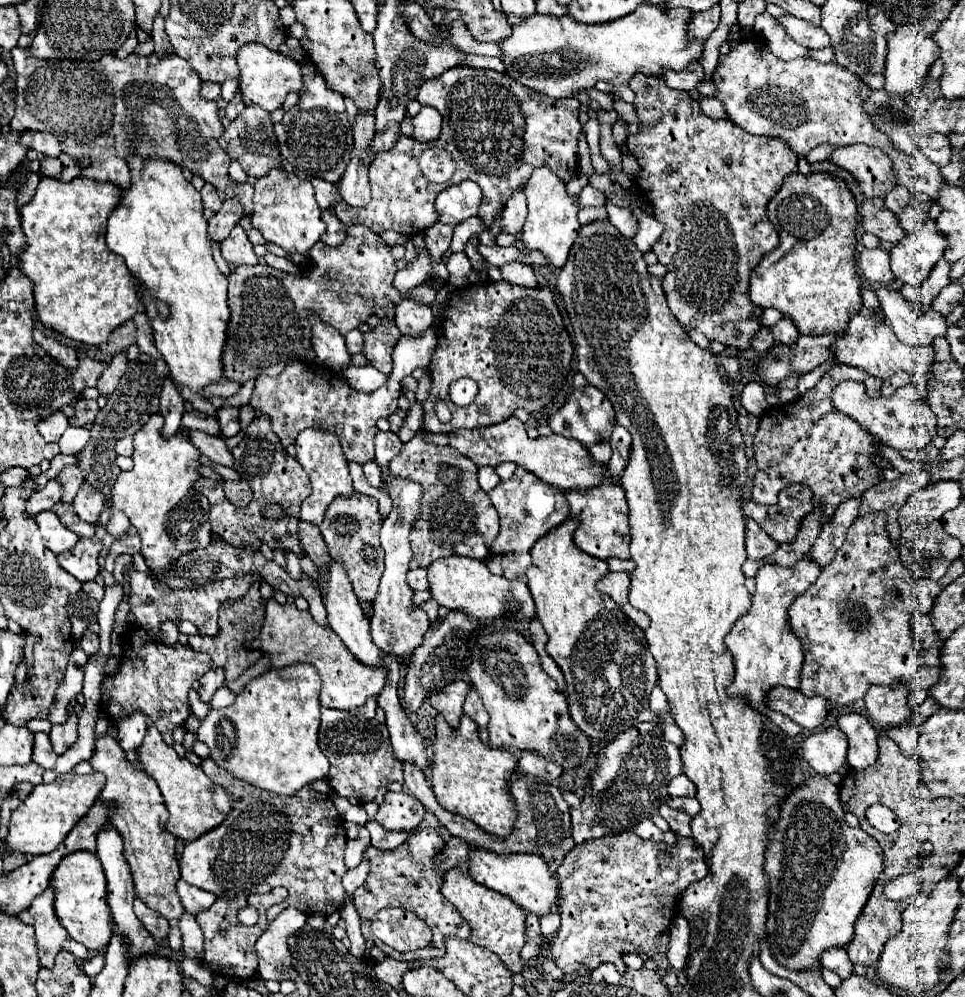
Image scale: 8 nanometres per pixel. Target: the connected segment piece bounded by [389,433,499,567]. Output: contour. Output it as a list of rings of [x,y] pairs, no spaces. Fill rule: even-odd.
[[[417,433],[409,443],[403,445],[401,453],[389,463],[389,473],[407,481],[423,485],[423,503],[419,507],[417,529],[411,531],[409,543],[413,559],[409,567],[429,567],[433,561],[449,555],[463,555],[483,561],[489,557],[489,547],[499,533],[499,517],[489,495],[477,483],[477,465],[471,459],[459,455],[453,447],[437,447],[423,441]],[[451,465],[461,471],[459,481],[441,483],[441,467]]]

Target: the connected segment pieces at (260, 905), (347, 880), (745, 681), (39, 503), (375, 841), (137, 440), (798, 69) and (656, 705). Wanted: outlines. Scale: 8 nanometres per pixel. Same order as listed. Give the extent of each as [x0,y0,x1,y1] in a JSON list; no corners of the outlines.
[[195,887,287,981],[343,859,369,897],[727,557,821,737],[25,479,63,517],[367,821,413,849],[111,413,211,577],[713,35,945,201],[651,685,669,715]]

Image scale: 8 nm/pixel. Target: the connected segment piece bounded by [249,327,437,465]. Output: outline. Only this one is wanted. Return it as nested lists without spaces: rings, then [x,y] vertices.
[[[429,327],[419,337],[401,337],[401,341],[395,345],[393,361],[395,369],[385,385],[371,393],[359,393],[341,375],[331,375],[331,369],[295,361],[283,369],[279,377],[267,377],[259,375],[255,381],[255,389],[251,395],[251,407],[261,409],[265,417],[271,419],[271,427],[281,439],[283,447],[293,445],[297,435],[303,429],[325,429],[329,433],[335,433],[341,439],[345,457],[349,461],[367,463],[375,459],[373,453],[373,439],[379,433],[377,421],[381,417],[389,417],[397,409],[397,399],[401,393],[401,379],[405,375],[411,375],[417,367],[421,367],[427,375],[431,375],[431,355],[437,347],[437,329]]]

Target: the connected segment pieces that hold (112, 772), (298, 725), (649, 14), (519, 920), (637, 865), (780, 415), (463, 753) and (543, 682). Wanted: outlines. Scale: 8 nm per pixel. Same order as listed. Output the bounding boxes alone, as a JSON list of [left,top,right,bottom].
[[89,735,185,951],[197,663,329,795],[499,3,703,99],[441,869,525,973],[551,831,707,973],[751,367,883,523],[431,715,517,837],[467,631,591,771]]

